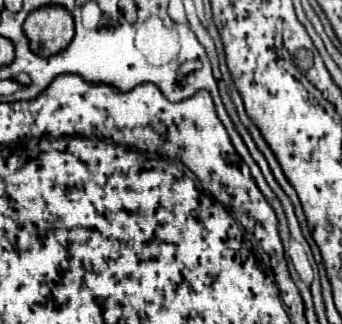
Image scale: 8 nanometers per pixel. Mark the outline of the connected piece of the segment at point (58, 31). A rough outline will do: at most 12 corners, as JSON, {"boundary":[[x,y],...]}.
{"boundary":[[41,7],[25,19],[39,57],[65,49],[73,17],[65,7]]}

